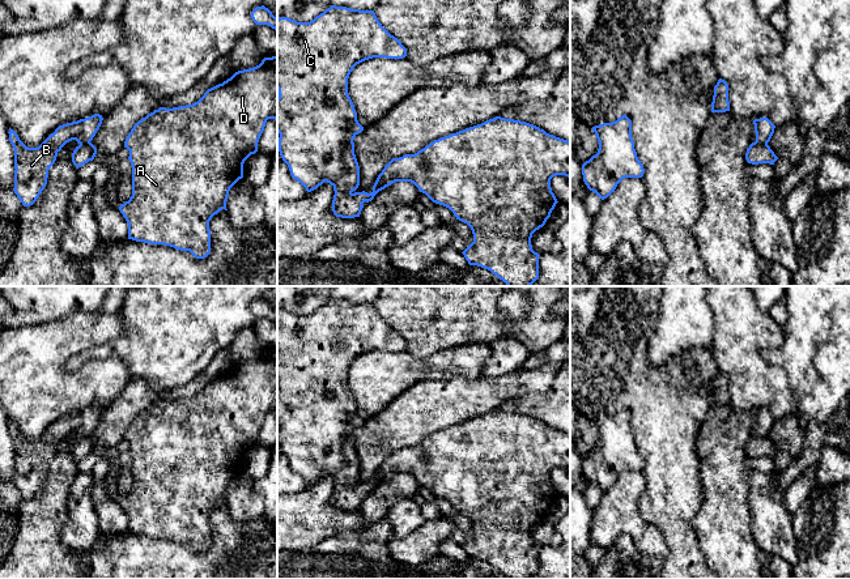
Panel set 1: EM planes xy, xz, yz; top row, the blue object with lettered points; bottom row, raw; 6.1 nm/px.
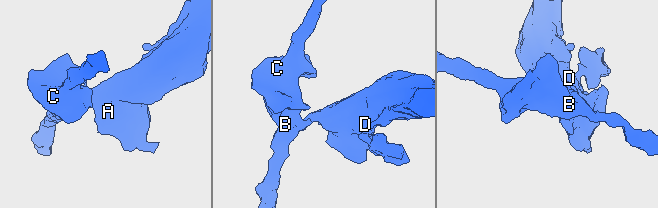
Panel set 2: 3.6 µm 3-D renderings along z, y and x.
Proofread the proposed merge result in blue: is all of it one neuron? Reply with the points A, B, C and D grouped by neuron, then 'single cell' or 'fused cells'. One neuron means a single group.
groups A D / B C; fused cells

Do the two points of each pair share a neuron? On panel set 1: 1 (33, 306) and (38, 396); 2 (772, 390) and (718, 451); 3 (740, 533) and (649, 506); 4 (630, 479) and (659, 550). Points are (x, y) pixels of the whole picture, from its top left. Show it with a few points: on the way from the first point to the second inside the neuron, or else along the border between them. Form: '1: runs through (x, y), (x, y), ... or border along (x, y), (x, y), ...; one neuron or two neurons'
1: border along (64, 315), (32, 324); two neurons
2: border along (729, 404), (752, 413); two neurons
3: border along (704, 490), (701, 506), (692, 519), (700, 549); two neurons
4: runs through (630, 497), (630, 522), (641, 532); one neuron

